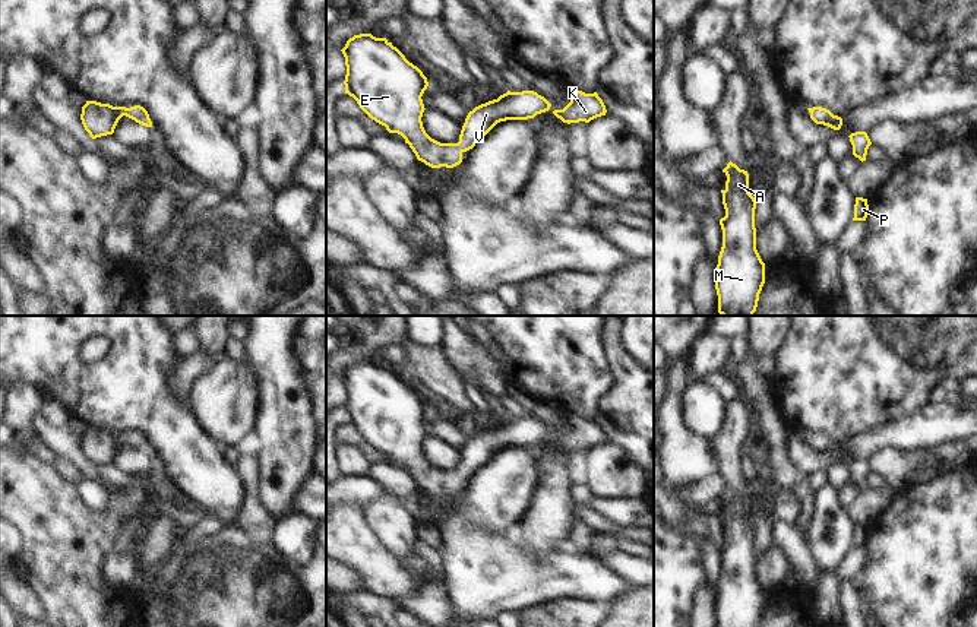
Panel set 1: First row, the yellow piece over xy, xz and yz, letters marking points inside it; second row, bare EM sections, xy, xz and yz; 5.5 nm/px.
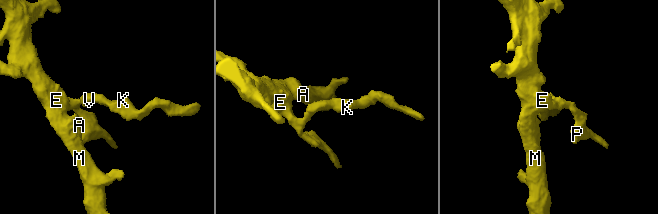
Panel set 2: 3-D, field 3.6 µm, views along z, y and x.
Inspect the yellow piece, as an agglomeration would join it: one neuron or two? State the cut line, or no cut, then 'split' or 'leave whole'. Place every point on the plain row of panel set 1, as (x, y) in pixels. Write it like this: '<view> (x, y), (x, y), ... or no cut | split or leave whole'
no cut | leave whole

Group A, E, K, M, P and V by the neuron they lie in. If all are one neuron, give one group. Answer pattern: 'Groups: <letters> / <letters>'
Groups: A E K M P V.

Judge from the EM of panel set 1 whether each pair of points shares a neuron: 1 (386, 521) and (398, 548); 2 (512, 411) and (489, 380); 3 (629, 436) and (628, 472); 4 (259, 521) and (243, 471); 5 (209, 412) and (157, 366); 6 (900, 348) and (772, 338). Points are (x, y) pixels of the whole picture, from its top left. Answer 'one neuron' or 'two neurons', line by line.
1: one neuron
2: two neurons
3: two neurons
4: one neuron
5: one neuron
6: two neurons

